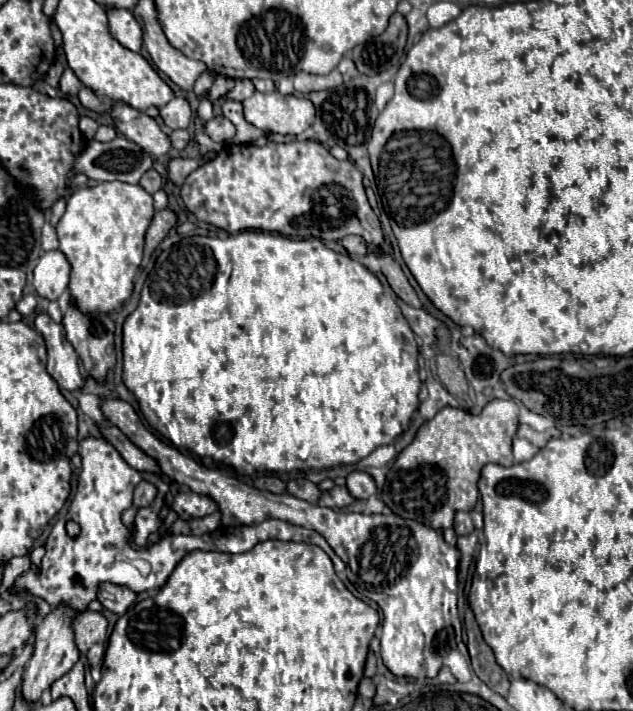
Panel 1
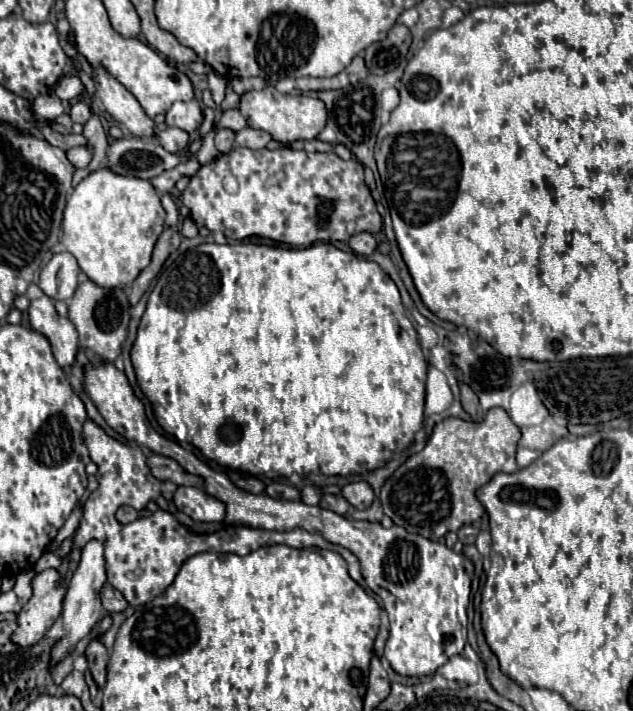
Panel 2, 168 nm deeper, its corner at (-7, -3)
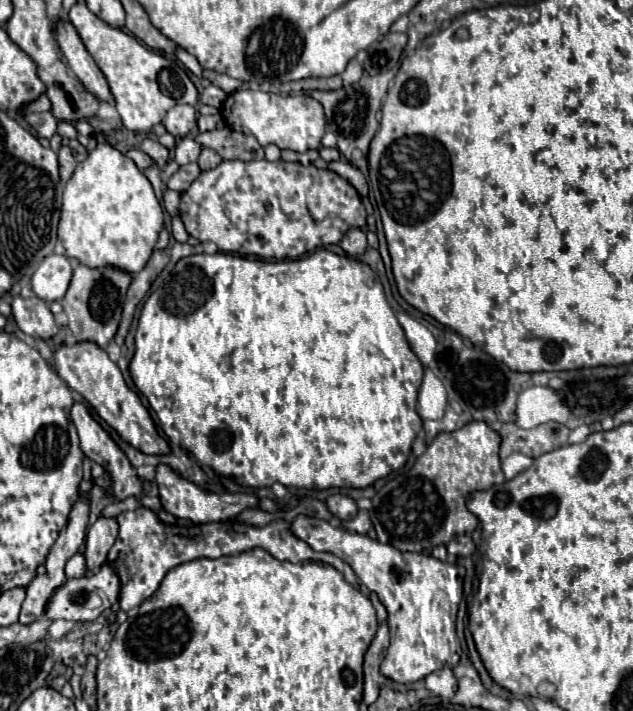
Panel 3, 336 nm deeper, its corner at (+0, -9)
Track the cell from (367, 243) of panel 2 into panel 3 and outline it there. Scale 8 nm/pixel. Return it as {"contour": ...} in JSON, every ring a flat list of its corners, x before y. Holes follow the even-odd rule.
{"contour":[[351,229,351,231,347,231,347,233,343,235,343,239,341,239,339,245,341,245,341,249,343,249,347,255,359,257,359,255,363,255,365,249,367,249,367,239,365,239,365,233,363,233,361,229]]}

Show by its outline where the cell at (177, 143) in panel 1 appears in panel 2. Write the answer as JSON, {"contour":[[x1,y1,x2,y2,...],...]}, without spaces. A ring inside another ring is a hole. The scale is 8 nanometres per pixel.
{"contour":[[176,127,158,131,156,137,158,137,158,141,162,141,162,147,164,147,166,151,170,151,170,153,180,153,180,151,184,151,184,149,188,147,188,143,190,143,188,133,186,133,184,129,176,129]]}

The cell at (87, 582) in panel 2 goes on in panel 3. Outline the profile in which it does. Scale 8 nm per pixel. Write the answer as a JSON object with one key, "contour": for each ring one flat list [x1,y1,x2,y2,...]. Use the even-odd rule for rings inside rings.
{"contour":[[99,517,89,527,89,533,87,533,87,539,85,539,87,575,95,575,95,571,99,571,99,567,107,559,107,553,117,539,117,529,119,529,119,525,117,525,115,517,113,519]]}

